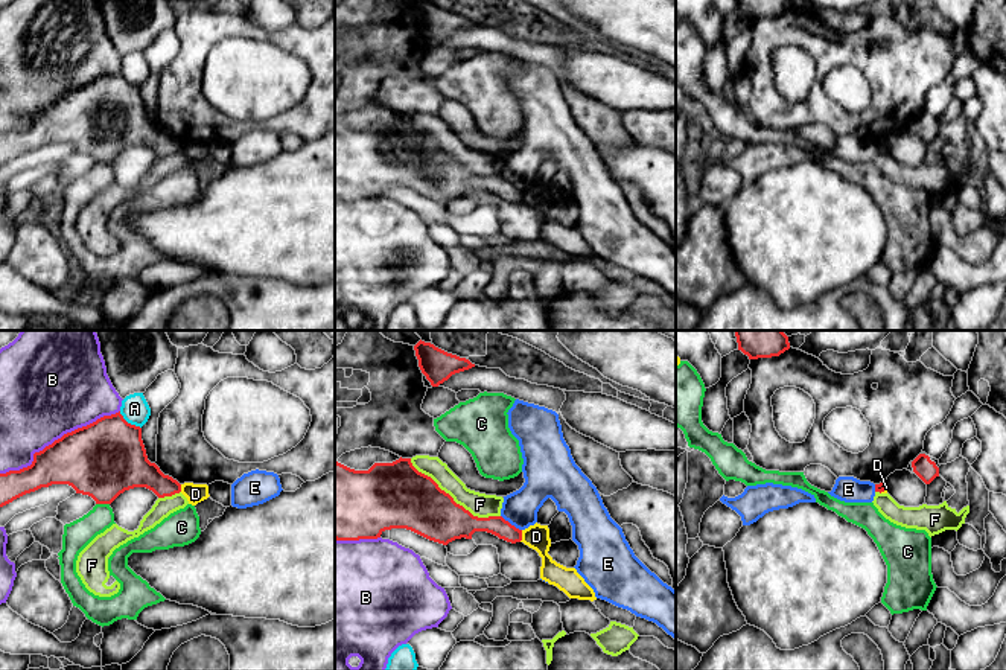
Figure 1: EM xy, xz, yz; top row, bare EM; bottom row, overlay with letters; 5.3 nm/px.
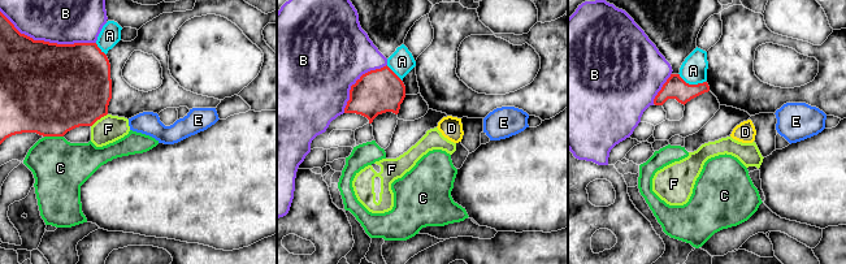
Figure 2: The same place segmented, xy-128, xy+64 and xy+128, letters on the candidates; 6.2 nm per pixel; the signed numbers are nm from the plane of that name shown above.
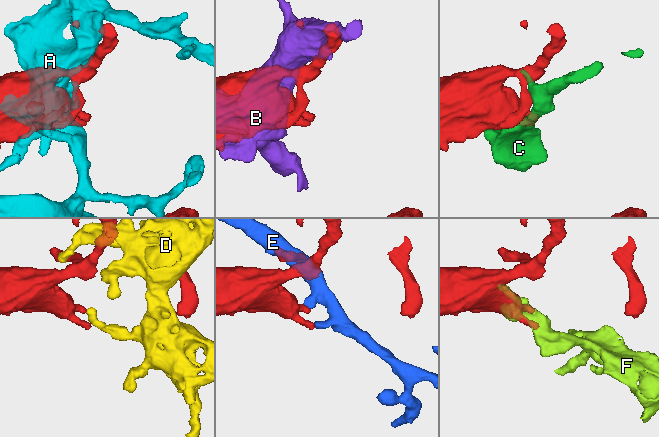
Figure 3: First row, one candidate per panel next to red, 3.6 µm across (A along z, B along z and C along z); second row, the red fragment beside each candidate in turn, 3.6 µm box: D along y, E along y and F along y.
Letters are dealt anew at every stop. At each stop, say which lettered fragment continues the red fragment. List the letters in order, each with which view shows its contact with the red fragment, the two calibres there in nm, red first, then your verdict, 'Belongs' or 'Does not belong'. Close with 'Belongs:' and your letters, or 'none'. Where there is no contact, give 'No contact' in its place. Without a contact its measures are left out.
A: Touches red in xy. Thickness 400 nm (red) against 150 nm. Does not belong
B: Touches red in xy. Thickness 380 nm (red) against 480 nm. Does not belong
C: Touches red in xy. Thickness 400 nm (red) against 150 nm. Does not belong
D: Touches red in xz. Thickness 100 nm (red) against 130 nm. Does not belong
E: Touches red in xz. Thickness 140 nm (red) against 180 nm. Does not belong
F: Touches red in xz. Thickness 320 nm (red) against 130 nm. Does not belong
Belongs: none

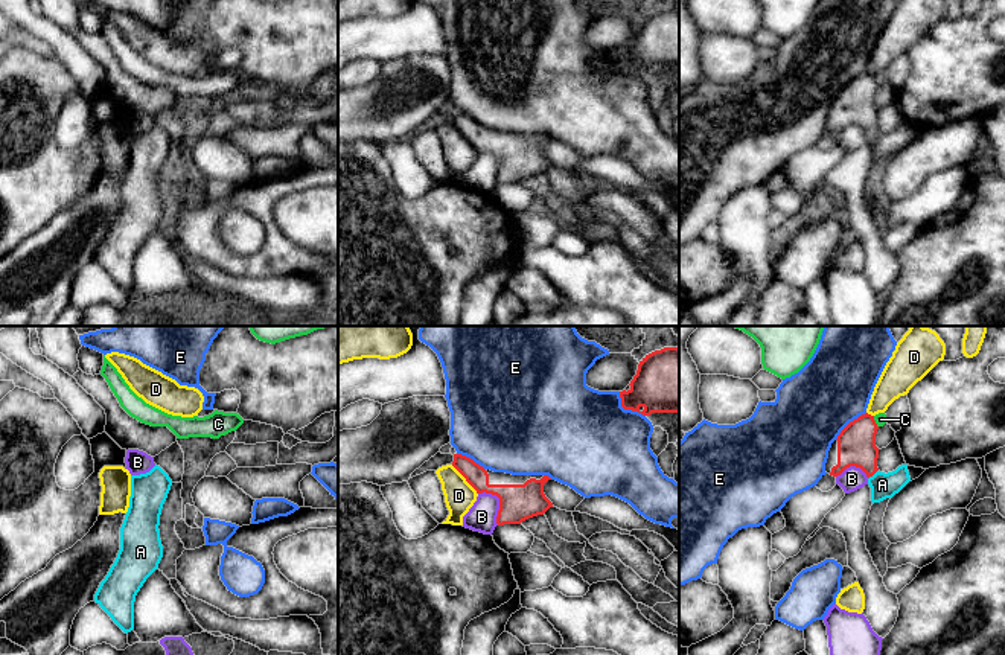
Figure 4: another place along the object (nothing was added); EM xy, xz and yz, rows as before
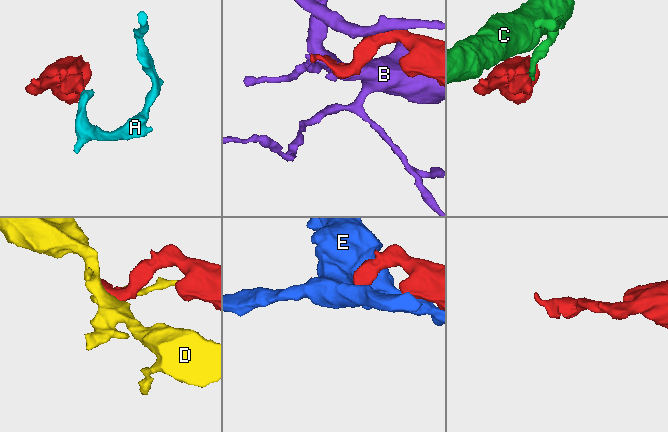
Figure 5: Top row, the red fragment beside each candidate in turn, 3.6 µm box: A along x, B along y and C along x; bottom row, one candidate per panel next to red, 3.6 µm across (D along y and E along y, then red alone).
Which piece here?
A: Touches red in yz. Thickness 200 nm (red) against 130 nm. Belongs
B: Touches red in xz. Thickness 190 nm (red) against 160 nm. Does not belong
C: Touches red in yz. Thickness 200 nm (red) against 60 nm. Does not belong
D: Touches red in xz. Thickness 130 nm (red) against 160 nm. Does not belong
E: Touches red in xz. Thickness 320 nm (red) against 480 nm. Does not belong
Belongs: A

